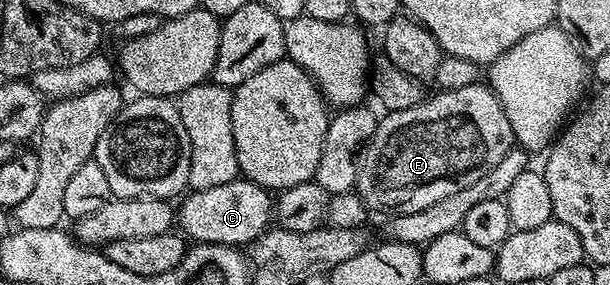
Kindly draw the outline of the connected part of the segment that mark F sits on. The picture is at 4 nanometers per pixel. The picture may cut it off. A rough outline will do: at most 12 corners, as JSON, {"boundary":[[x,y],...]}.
{"boundary":[[488,83],[380,117],[355,189],[427,206],[514,147]]}

